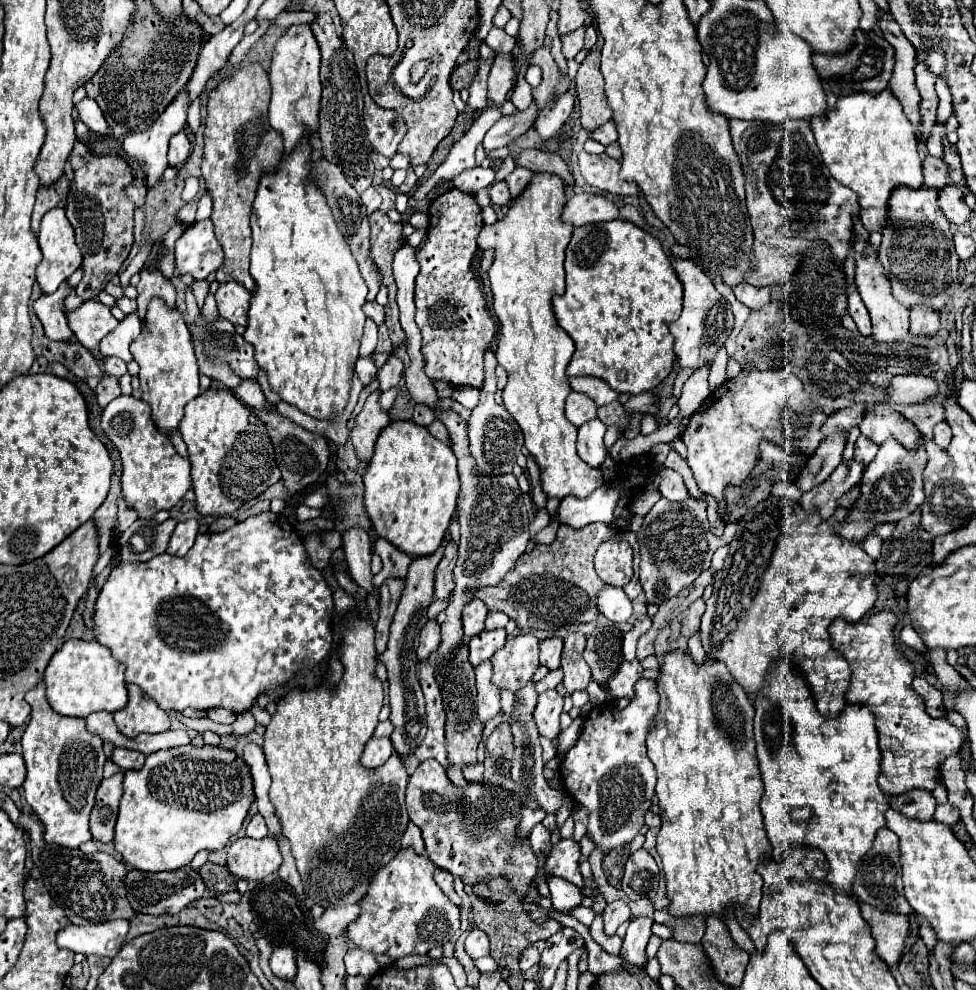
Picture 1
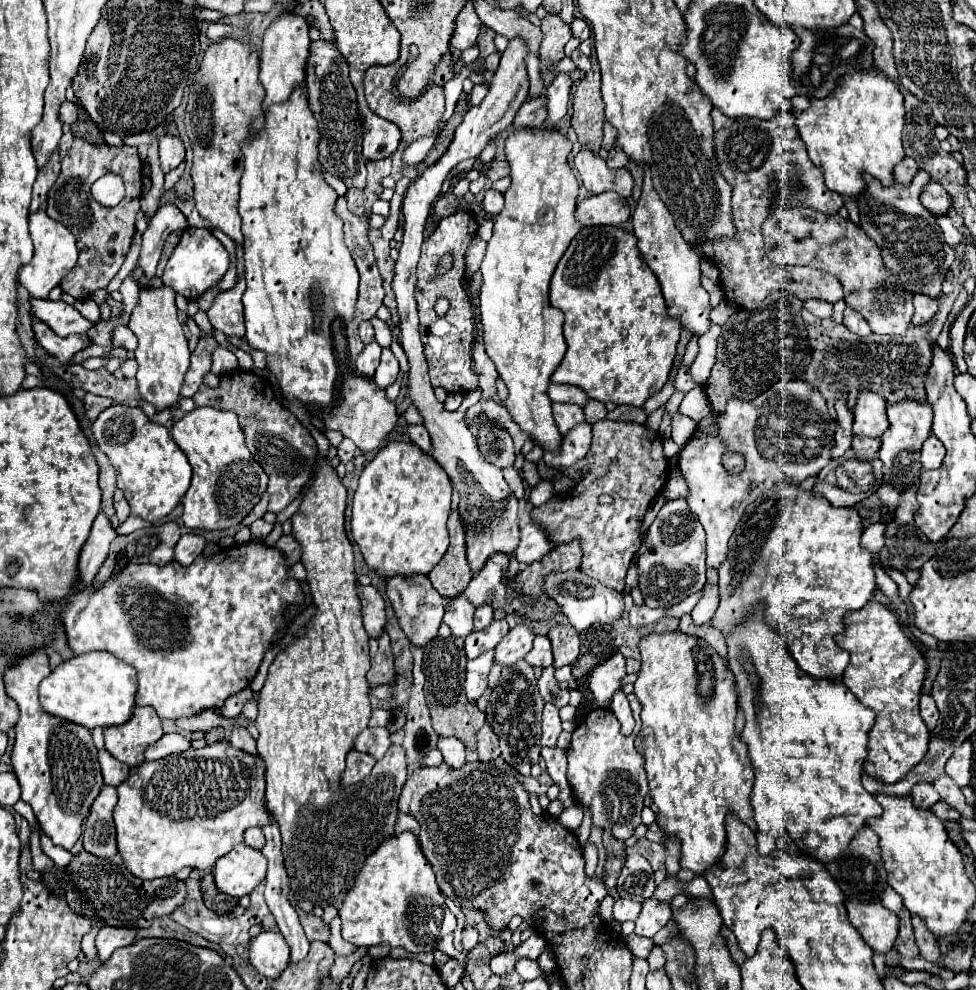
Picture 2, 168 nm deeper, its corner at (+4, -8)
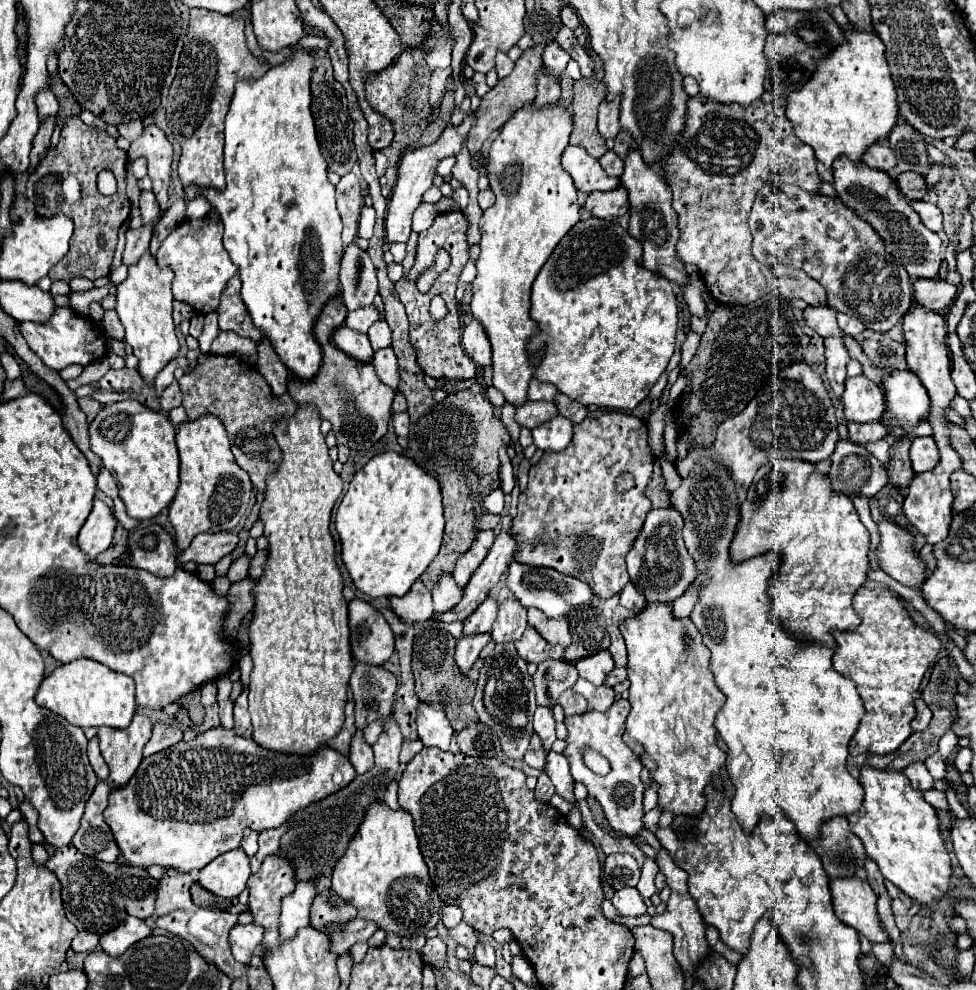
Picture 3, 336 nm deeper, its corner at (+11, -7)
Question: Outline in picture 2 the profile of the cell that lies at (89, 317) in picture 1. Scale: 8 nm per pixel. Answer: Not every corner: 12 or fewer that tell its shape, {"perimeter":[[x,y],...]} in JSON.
{"perimeter":[[33,299],[33,317],[59,337],[87,335],[93,323],[65,301]]}

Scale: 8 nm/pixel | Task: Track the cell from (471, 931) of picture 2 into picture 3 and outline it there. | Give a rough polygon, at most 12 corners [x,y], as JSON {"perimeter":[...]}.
{"perimeter":[[444,904],[440,918],[446,928],[462,922],[456,904]]}

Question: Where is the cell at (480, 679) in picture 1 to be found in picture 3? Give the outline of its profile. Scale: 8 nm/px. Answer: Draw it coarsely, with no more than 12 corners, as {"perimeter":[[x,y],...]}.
{"perimeter":[[488,634],[462,636],[456,644],[456,664],[464,674],[490,640]]}

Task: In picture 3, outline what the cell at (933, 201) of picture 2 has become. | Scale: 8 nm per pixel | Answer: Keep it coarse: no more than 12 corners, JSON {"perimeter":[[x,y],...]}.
{"perimeter":[[916,172],[898,174],[900,192],[910,200],[922,200],[928,192]]}

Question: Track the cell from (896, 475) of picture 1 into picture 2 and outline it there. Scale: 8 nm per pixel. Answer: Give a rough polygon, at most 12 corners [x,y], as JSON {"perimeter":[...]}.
{"perimeter":[[929,403],[887,407],[881,437],[883,483],[907,489],[923,469]]}

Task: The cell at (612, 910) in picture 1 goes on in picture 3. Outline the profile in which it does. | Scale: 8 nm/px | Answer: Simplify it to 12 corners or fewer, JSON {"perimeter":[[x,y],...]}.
{"perimeter":[[622,888],[612,904],[624,916],[642,916],[646,904],[636,888]]}

